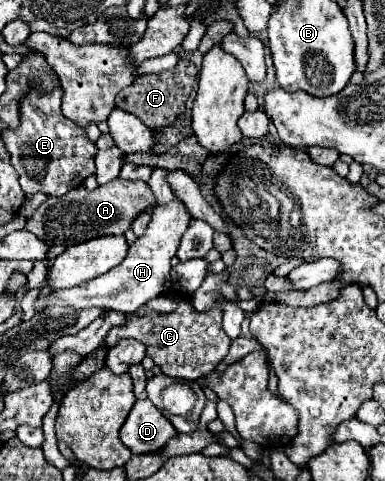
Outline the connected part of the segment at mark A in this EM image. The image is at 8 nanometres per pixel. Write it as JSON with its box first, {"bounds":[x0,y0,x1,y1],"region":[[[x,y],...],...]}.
{"bounds":[23,178,155,246],"region":[[[115,178],[113,182],[99,186],[95,190],[85,190],[83,186],[77,186],[75,190],[67,192],[65,196],[59,198],[47,198],[37,212],[27,220],[23,230],[33,232],[39,240],[47,244],[59,244],[59,246],[71,246],[71,244],[81,244],[91,238],[99,236],[119,236],[125,234],[131,228],[131,222],[143,212],[151,210],[155,206],[155,196],[151,194],[149,184],[145,182],[133,182],[133,180],[123,180]]]}

